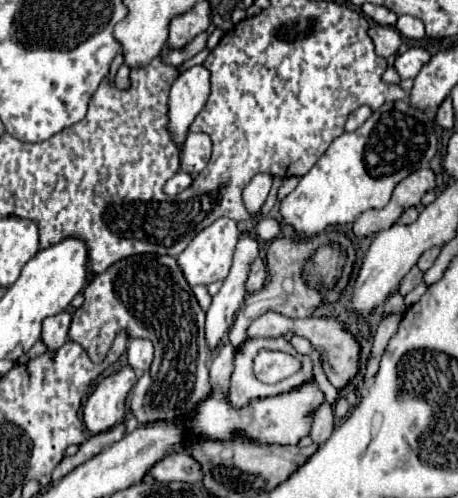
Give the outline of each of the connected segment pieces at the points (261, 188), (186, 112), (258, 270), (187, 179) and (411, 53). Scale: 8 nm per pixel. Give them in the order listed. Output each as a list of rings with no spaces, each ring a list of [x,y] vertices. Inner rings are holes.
[[[259,174],[255,176],[255,180],[251,180],[251,184],[247,184],[247,188],[243,190],[243,202],[245,208],[249,210],[249,214],[257,214],[271,190],[271,182],[273,178],[267,174]]]
[[[201,64],[185,70],[171,86],[167,102],[167,132],[181,150],[189,126],[203,110],[209,96],[209,72]]]
[[[255,258],[255,260],[251,262],[251,266],[249,266],[249,274],[247,274],[247,282],[245,282],[247,294],[253,294],[253,292],[257,292],[259,288],[263,288],[265,278],[267,278],[267,266],[263,264],[261,258]]]
[[[179,170],[173,178],[169,178],[169,180],[165,182],[163,192],[165,192],[165,194],[169,194],[169,196],[175,196],[175,194],[183,192],[189,184],[191,184],[191,176],[189,176],[187,172],[181,172],[181,170]]]
[[[415,46],[403,54],[397,54],[393,66],[401,78],[415,78],[419,74],[419,68],[423,68],[423,64],[427,64],[429,58],[431,54],[425,48]]]

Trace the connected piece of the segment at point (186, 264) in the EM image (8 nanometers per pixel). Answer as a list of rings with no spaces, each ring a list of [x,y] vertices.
[[[219,218],[215,224],[207,226],[203,232],[199,232],[177,258],[177,264],[179,264],[185,280],[189,282],[189,286],[197,286],[197,284],[207,286],[211,282],[225,280],[229,274],[231,262],[233,262],[233,252],[235,252],[237,242],[239,242],[239,228],[229,218]]]

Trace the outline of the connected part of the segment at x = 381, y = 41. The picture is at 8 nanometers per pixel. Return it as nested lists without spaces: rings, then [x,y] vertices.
[[[375,24],[375,26],[369,28],[369,32],[371,32],[373,44],[375,44],[375,52],[383,58],[389,58],[389,56],[397,54],[399,46],[403,44],[401,34],[391,26],[377,26]]]

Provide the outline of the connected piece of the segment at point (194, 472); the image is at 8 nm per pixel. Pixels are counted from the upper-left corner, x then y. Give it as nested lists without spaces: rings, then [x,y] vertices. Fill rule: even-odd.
[[[171,452],[165,458],[161,458],[159,462],[155,462],[149,470],[149,476],[155,482],[201,482],[201,472],[199,472],[199,464],[195,464],[195,460],[191,460],[191,456],[187,456],[187,452]]]

